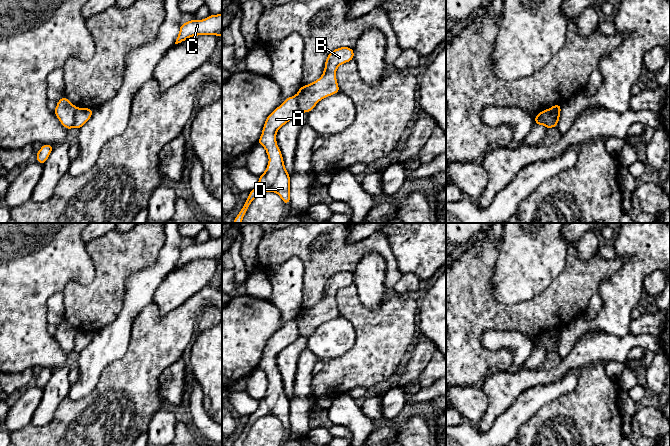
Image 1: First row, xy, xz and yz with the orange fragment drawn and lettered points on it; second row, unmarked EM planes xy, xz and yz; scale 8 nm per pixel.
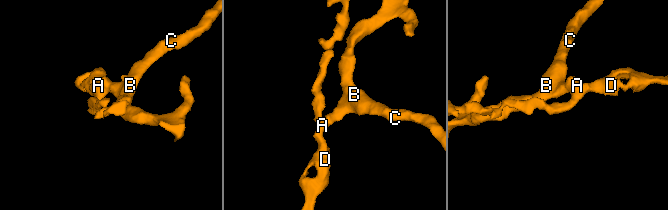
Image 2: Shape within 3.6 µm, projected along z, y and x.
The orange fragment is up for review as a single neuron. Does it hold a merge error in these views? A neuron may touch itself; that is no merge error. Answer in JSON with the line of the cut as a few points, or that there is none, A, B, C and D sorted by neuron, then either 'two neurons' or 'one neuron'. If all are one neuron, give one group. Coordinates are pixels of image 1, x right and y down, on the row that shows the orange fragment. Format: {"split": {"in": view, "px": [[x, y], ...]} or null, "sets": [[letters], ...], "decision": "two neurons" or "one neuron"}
{"split": {"in": "xy", "px": [[77, 108], [74, 114], [73, 126]]}, "sets": [["A", "D"], ["B", "C"]], "decision": "two neurons"}

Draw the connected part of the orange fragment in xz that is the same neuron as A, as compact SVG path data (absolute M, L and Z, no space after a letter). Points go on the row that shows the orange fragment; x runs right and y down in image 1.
M291 96L266 118L257 144L262 145L269 157L265 172L259 176L257 186L249 192L247 200L233 223L242 223L252 201L264 192L277 193L284 204L290 203L290 175L286 171L282 153L276 142L277 131L300 113L296 96Z

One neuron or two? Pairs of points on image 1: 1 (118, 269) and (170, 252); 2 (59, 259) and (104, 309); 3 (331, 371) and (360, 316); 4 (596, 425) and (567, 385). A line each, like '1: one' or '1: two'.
1: two
2: two
3: one
4: two

